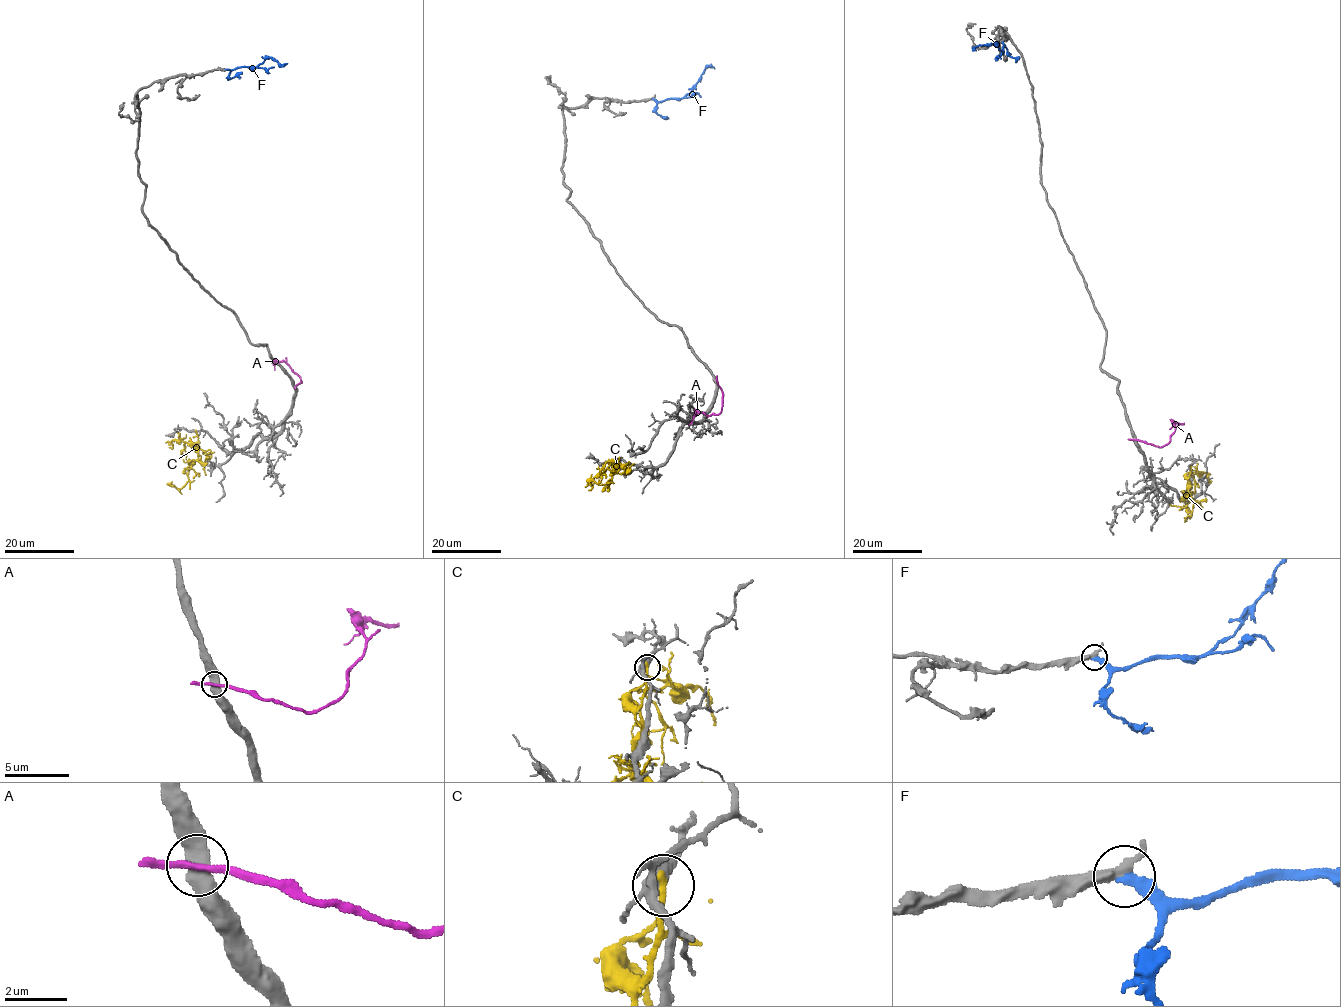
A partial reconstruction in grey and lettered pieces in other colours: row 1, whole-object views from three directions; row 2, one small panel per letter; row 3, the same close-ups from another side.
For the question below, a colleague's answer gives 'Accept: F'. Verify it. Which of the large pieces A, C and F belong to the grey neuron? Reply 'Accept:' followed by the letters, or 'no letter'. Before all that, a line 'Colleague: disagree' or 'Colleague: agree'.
Colleague: agree
Accept: F

